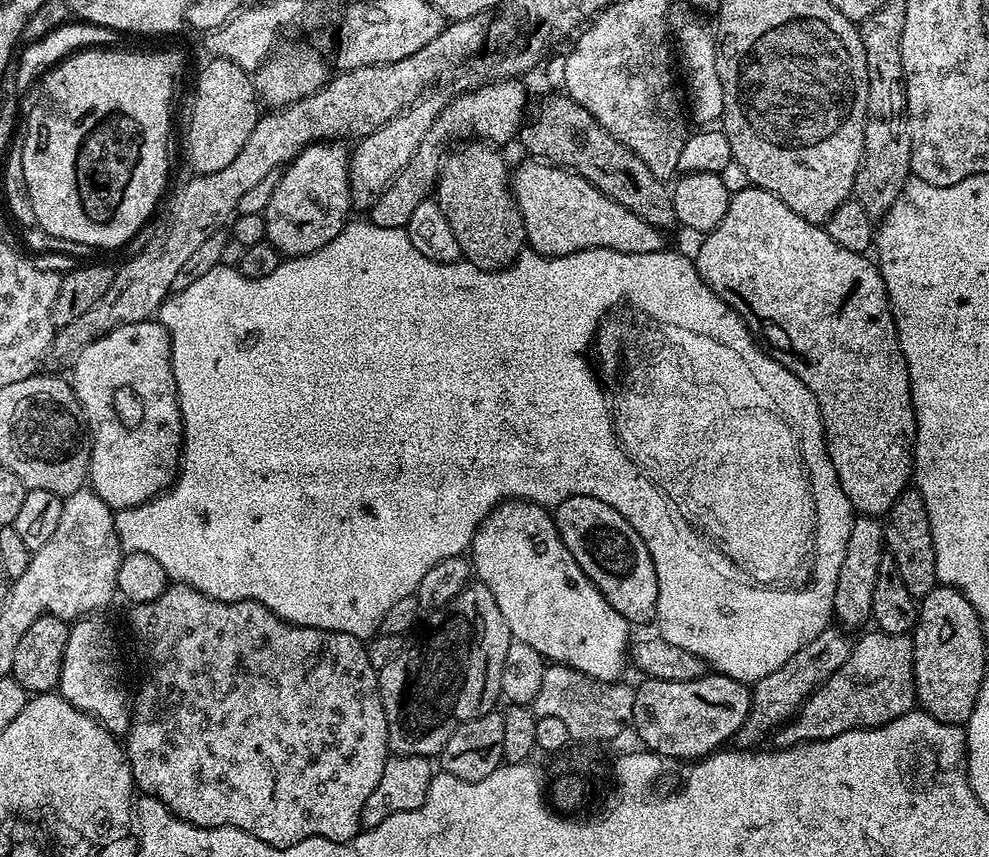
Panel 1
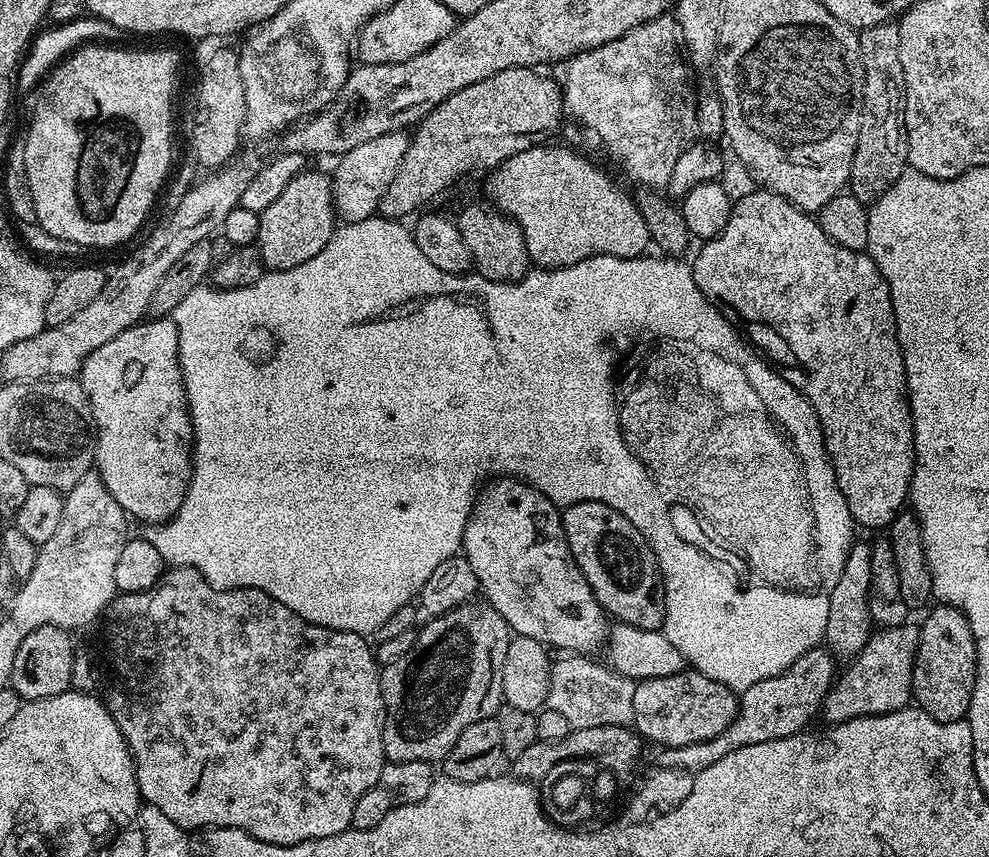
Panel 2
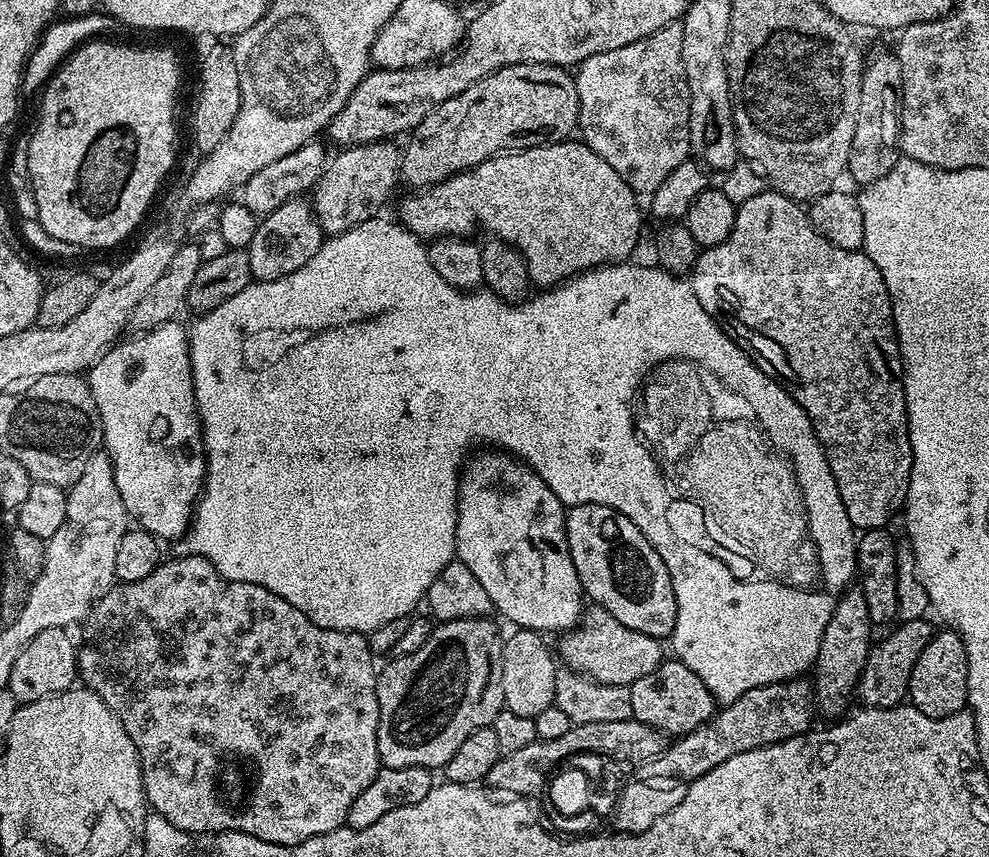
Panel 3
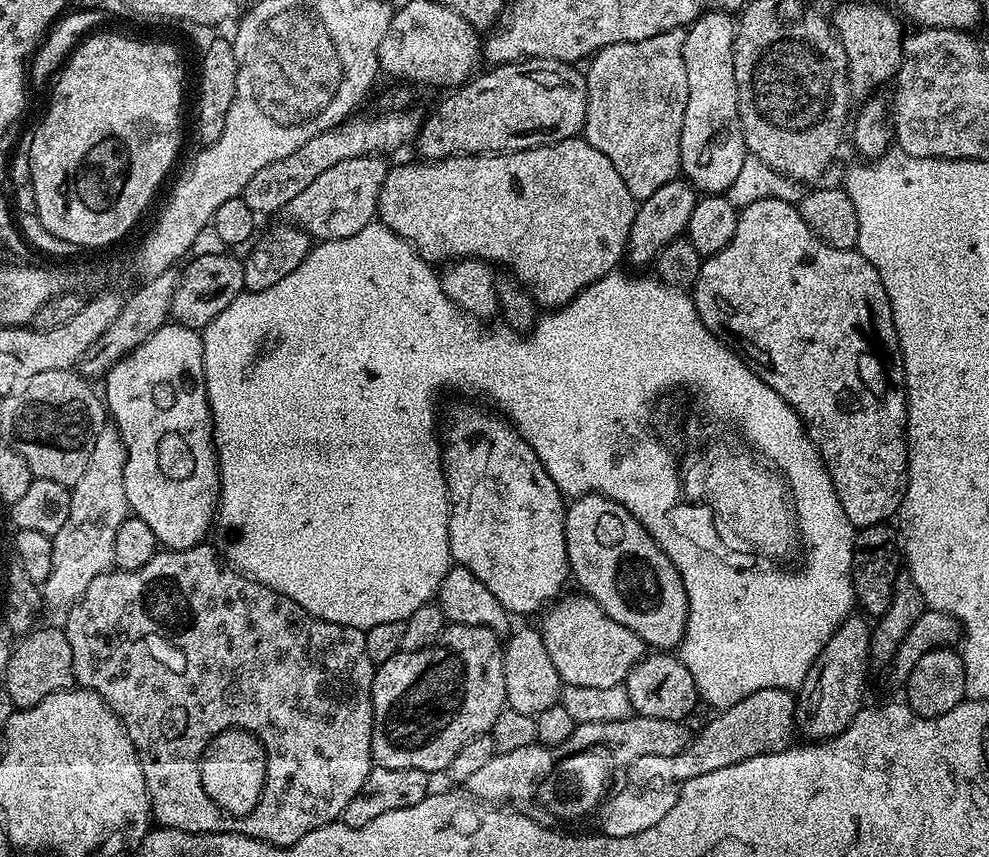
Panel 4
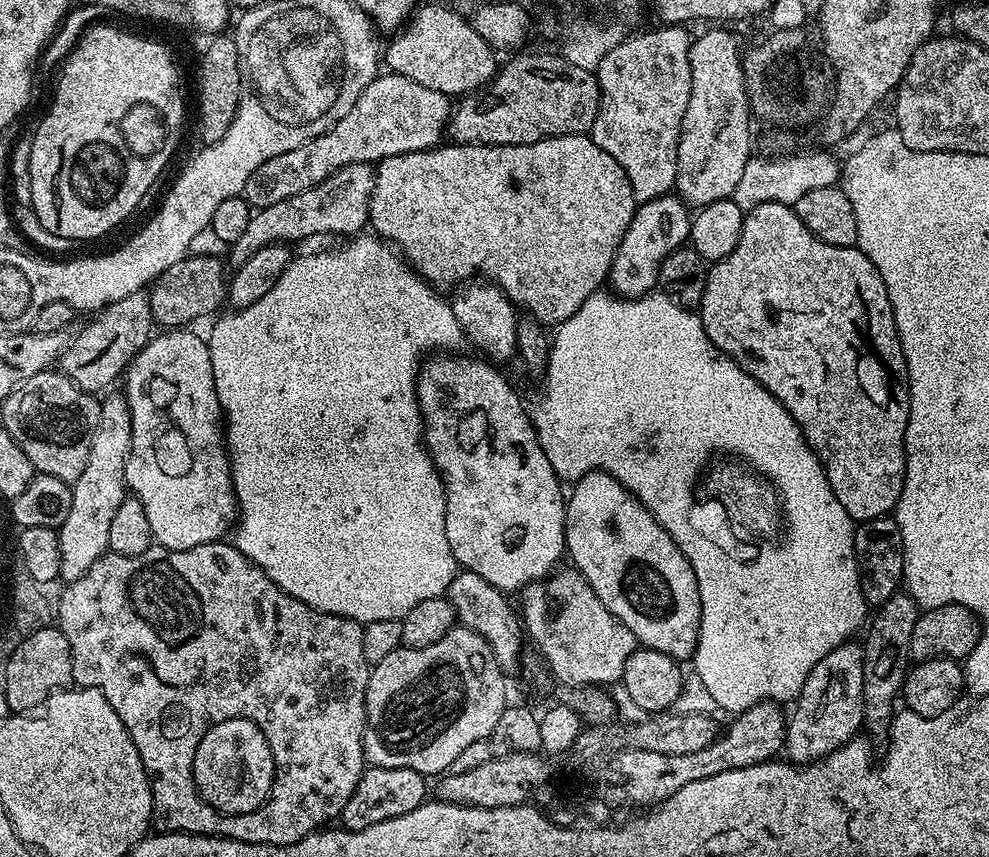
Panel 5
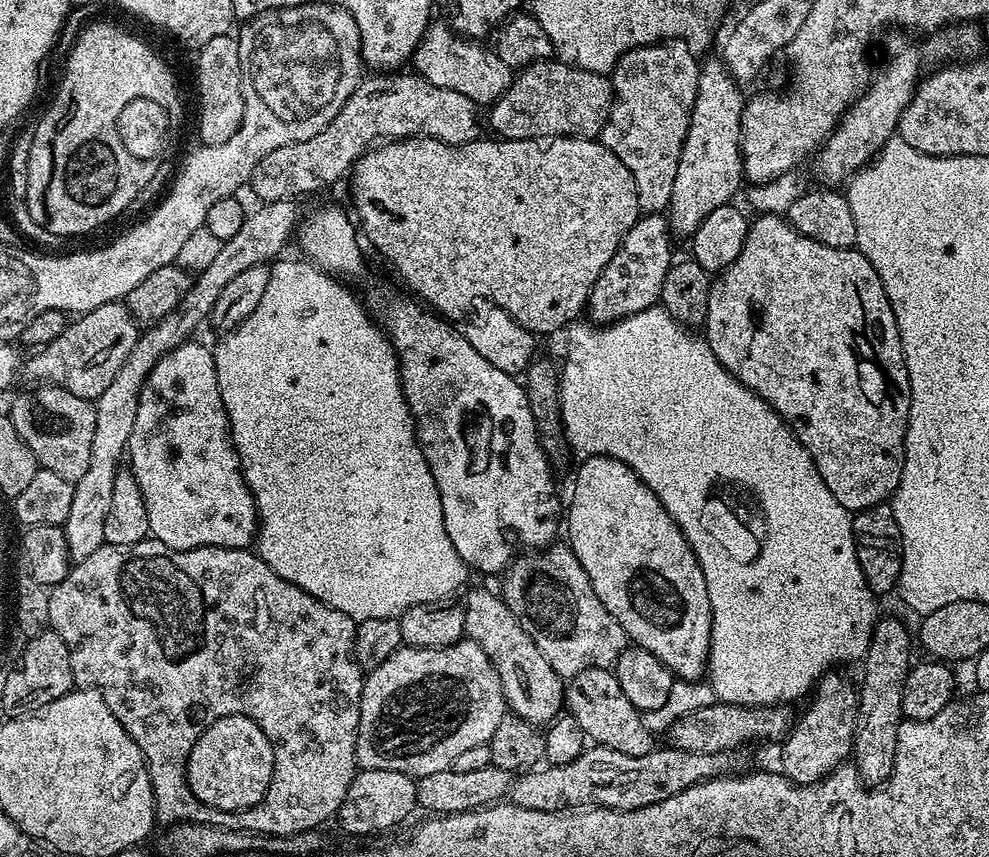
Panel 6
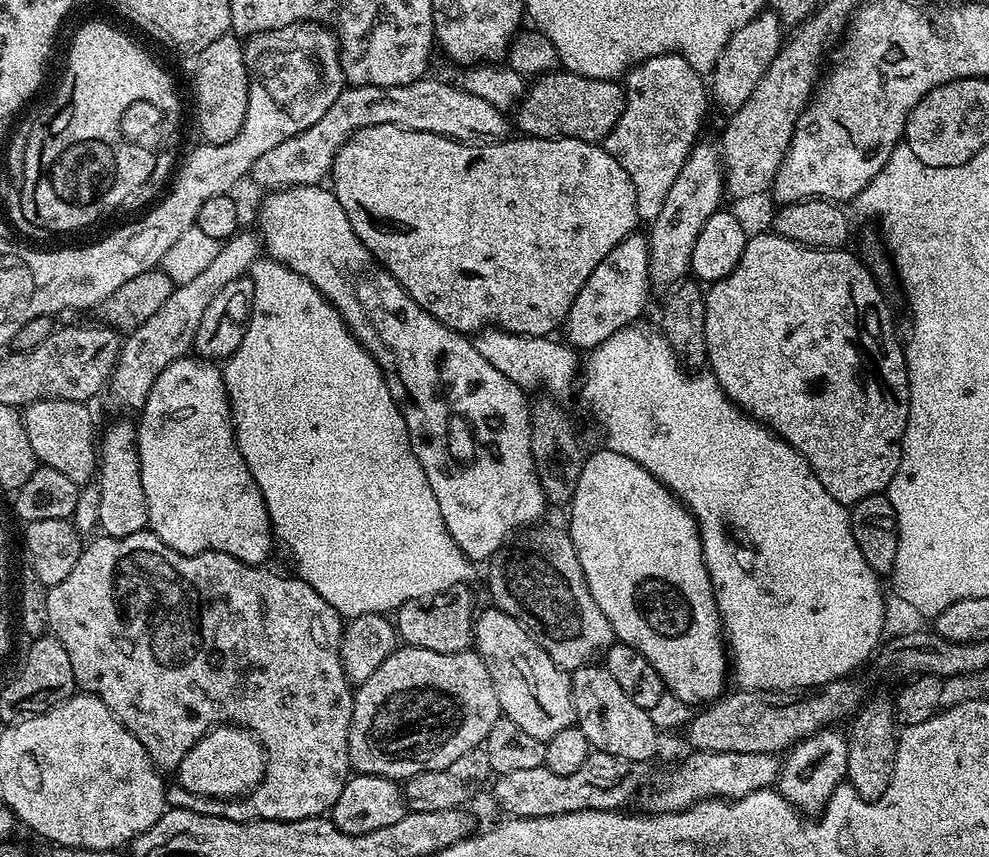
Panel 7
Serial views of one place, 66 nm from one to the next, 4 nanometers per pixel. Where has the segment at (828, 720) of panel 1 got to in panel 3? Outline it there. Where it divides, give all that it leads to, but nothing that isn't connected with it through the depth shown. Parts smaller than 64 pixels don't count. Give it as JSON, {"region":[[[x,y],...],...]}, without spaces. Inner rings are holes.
{"region":[[[927,619],[905,620],[897,623],[891,629],[892,633],[885,638],[884,641],[877,643],[872,651],[868,653],[868,661],[860,675],[858,685],[858,696],[864,699],[863,703],[870,708],[894,708],[901,703],[908,695],[908,679],[914,670],[914,662],[918,662],[918,654],[922,654],[922,650],[926,650],[928,643],[932,641],[934,628],[927,624]]]}

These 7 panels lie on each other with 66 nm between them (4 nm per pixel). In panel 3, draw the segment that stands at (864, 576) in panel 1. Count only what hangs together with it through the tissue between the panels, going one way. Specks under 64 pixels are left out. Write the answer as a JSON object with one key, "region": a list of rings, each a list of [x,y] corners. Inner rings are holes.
{"region":[[[859,586],[849,587],[841,594],[838,603],[832,606],[830,622],[826,622],[826,630],[822,634],[820,649],[816,655],[814,673],[814,704],[824,716],[840,718],[845,715],[844,707],[848,699],[857,691],[860,675],[868,661],[868,653],[874,647],[872,640],[874,625],[870,618],[870,610],[866,610],[866,594],[862,594]]]}

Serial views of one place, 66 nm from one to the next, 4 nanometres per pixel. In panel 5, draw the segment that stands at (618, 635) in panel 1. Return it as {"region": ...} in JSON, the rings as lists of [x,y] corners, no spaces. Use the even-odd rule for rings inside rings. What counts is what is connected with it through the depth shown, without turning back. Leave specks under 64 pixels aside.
{"region":[[[436,354],[425,359],[420,365],[420,374],[416,378],[416,401],[420,404],[420,414],[424,417],[424,447],[432,453],[434,466],[440,471],[440,479],[444,482],[446,498],[446,542],[450,542],[450,550],[454,554],[457,565],[463,570],[472,571],[484,578],[486,582],[505,594],[516,594],[552,575],[561,563],[560,555],[565,555],[564,547],[564,509],[566,492],[562,489],[562,481],[554,474],[554,466],[550,466],[550,458],[542,450],[536,437],[536,429],[532,426],[532,417],[526,411],[526,404],[520,401],[518,393],[511,384],[494,368],[490,368],[483,359],[467,360],[460,356],[455,360],[452,354]]]}

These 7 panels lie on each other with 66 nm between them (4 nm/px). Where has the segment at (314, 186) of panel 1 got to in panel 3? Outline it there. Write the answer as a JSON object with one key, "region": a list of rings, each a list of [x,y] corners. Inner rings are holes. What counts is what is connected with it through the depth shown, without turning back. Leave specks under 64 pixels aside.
{"region":[[[293,198],[282,202],[278,210],[263,217],[254,230],[254,238],[250,238],[246,249],[250,258],[250,274],[253,281],[274,282],[278,278],[286,278],[298,266],[306,266],[314,254],[324,245],[326,234],[320,228],[320,221],[312,210],[307,199]]]}

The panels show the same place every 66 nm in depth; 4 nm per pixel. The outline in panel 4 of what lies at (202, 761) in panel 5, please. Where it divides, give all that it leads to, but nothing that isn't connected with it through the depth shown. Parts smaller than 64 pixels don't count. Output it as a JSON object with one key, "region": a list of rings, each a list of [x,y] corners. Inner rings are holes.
{"region":[[[228,729],[220,732],[204,749],[200,761],[203,789],[227,815],[248,816],[260,801],[268,770],[264,746],[251,732]]]}

